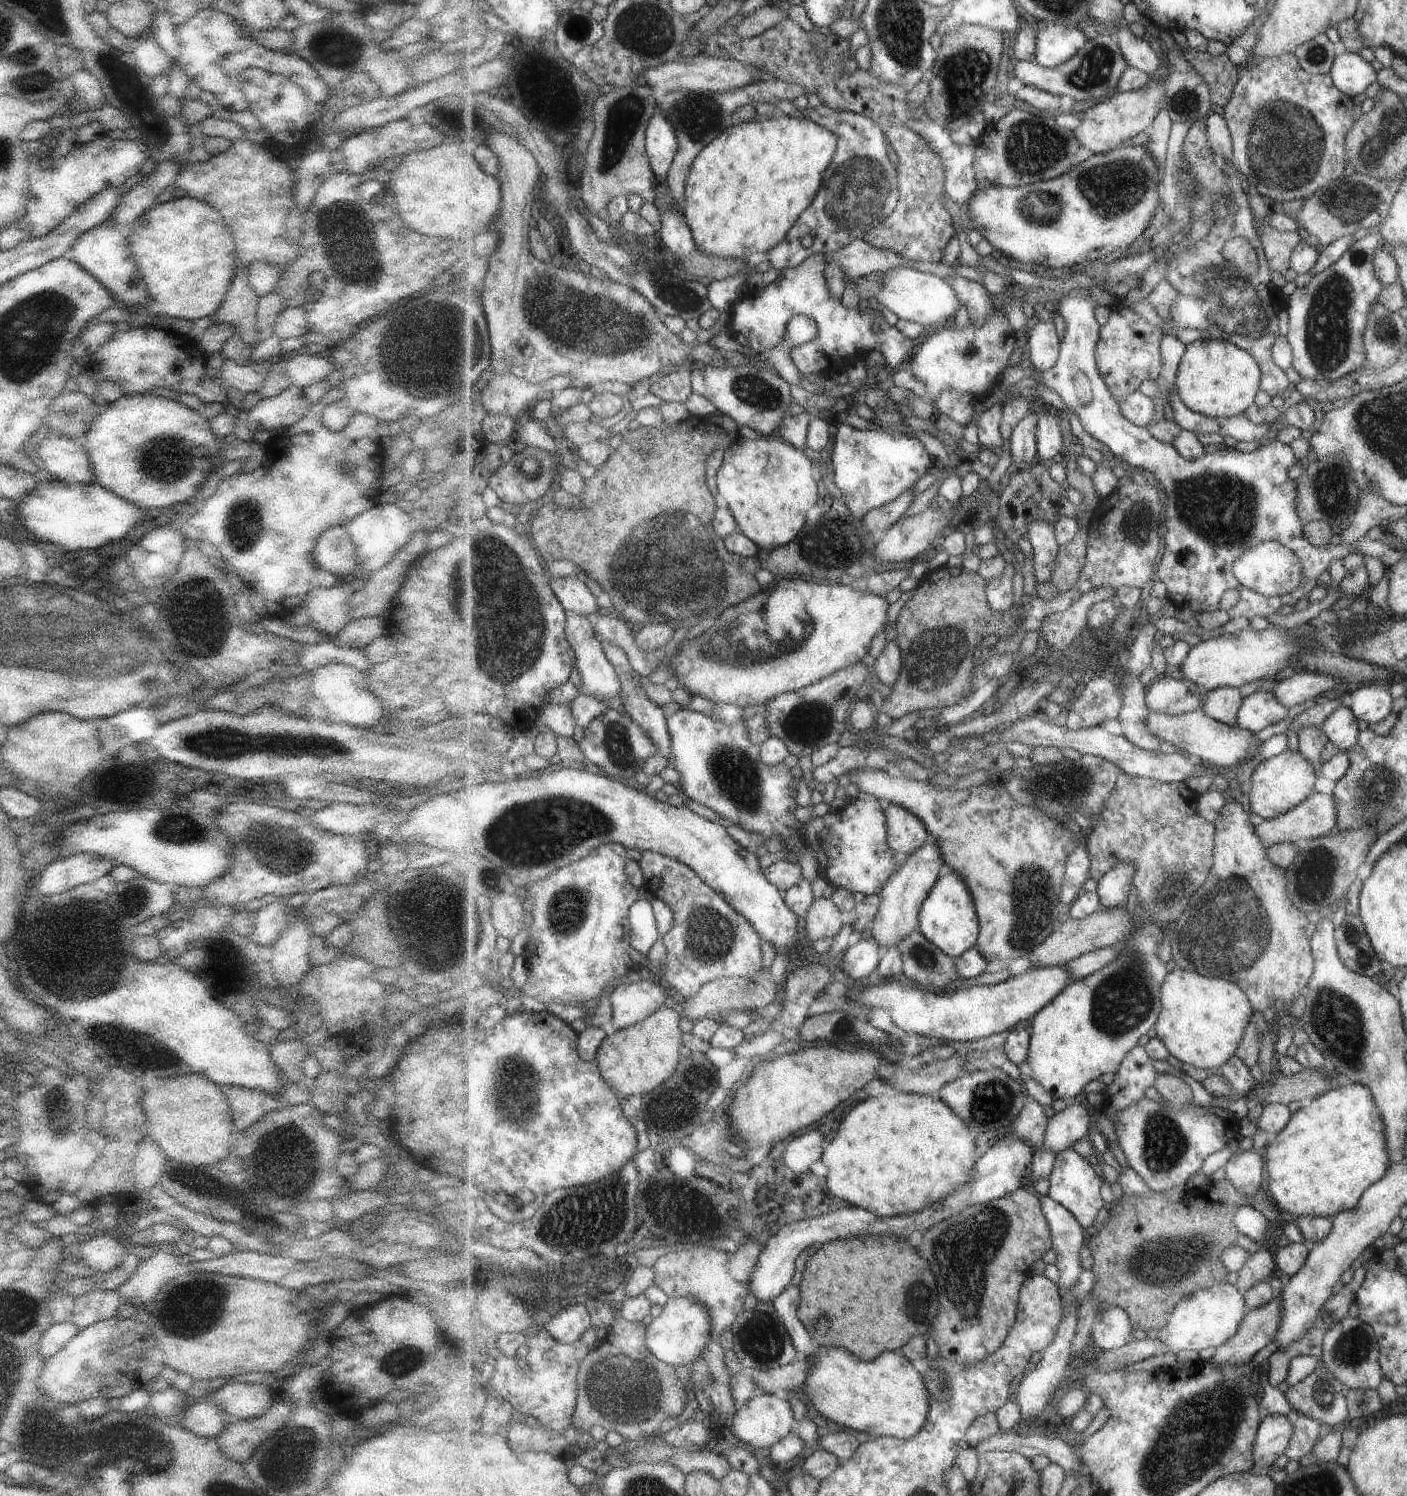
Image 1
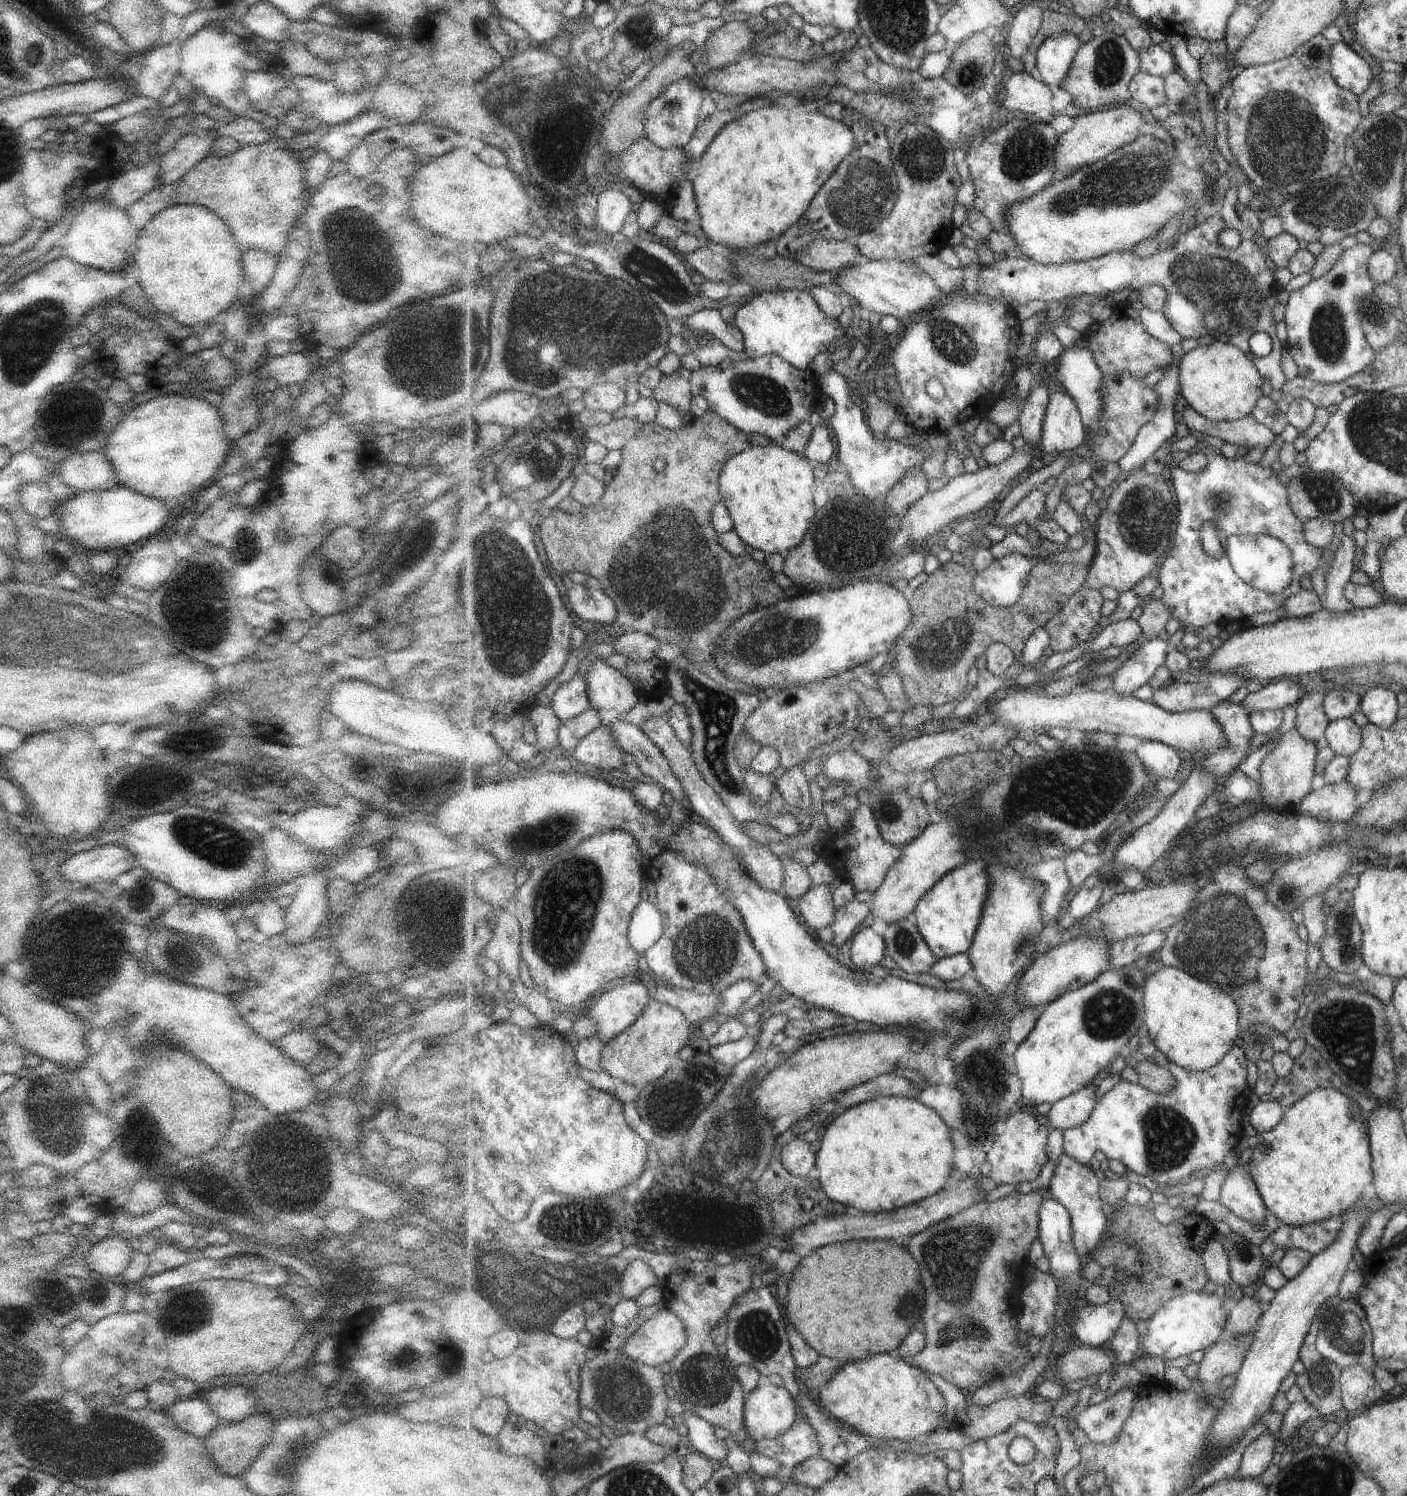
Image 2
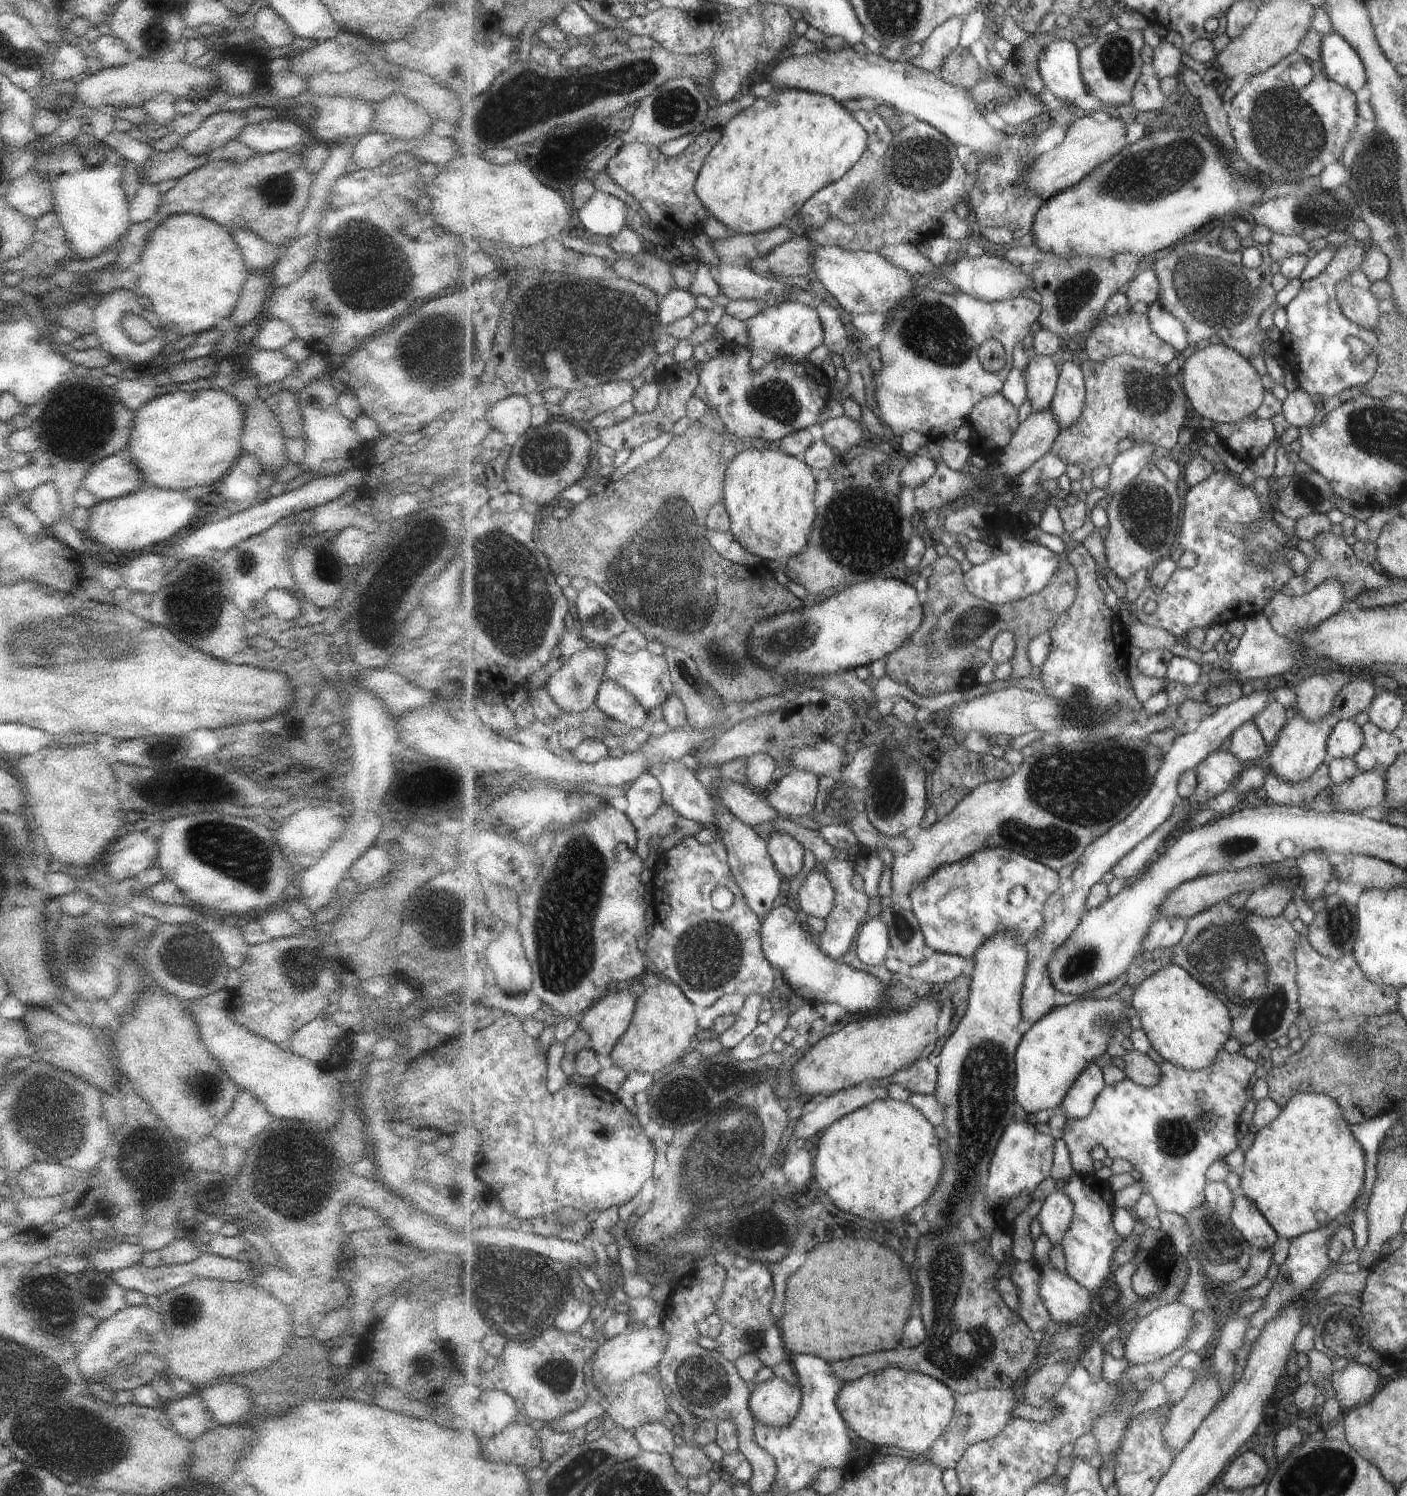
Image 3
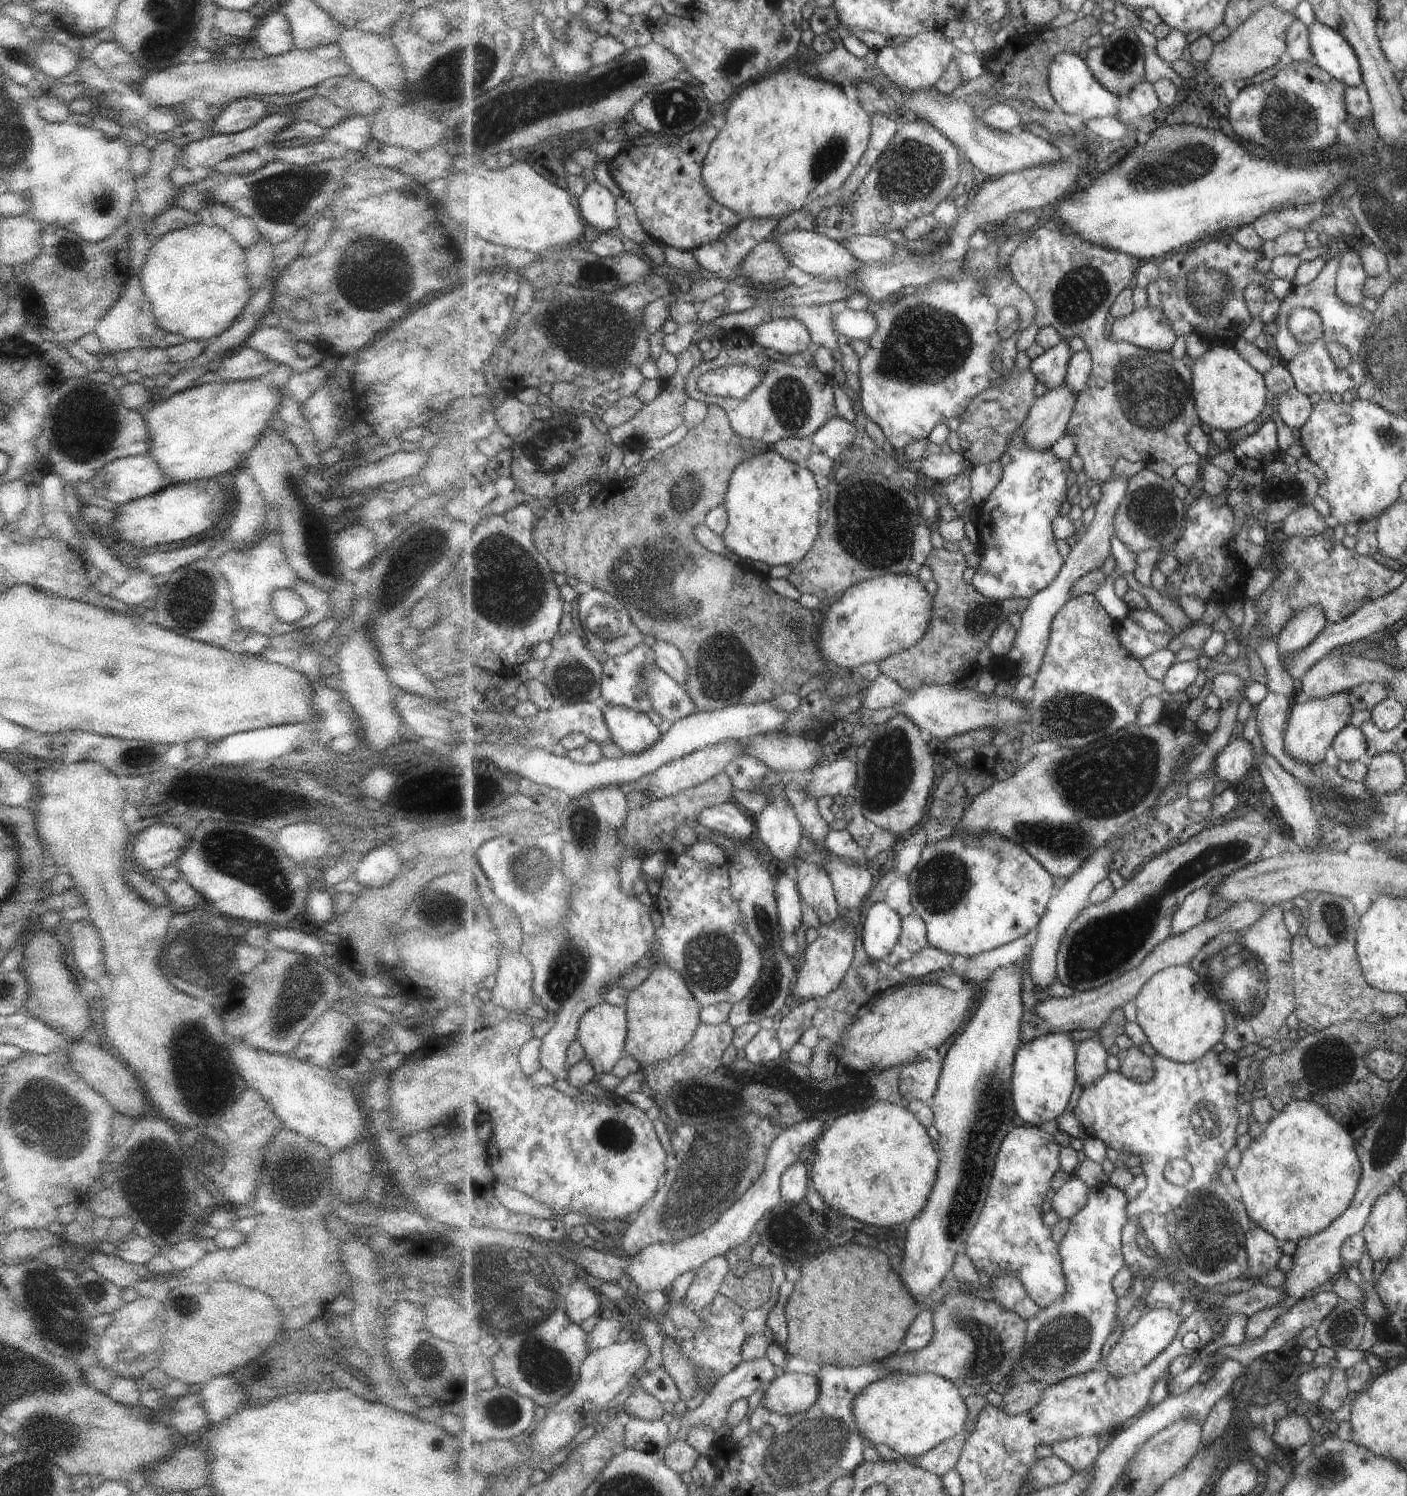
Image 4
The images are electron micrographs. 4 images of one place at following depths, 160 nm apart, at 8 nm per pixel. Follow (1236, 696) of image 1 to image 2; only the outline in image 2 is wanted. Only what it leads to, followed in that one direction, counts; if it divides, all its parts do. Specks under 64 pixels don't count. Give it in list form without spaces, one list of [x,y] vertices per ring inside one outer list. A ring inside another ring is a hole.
[[[1225,700],[1212,709],[1212,714],[1223,726],[1226,734],[1225,748],[1210,757],[1196,757],[1196,765],[1223,781],[1246,760],[1255,730],[1249,720],[1249,712],[1241,704]]]

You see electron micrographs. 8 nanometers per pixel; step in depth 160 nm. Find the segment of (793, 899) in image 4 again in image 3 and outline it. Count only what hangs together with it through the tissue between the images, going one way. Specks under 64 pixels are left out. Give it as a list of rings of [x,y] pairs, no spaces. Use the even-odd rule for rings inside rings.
[[[789,906],[773,908],[761,921],[761,938],[765,956],[782,973],[794,993],[804,1000],[836,1003],[848,1012],[868,1012],[886,1006],[885,984],[869,972],[855,970],[845,962],[823,954],[814,940],[814,933],[805,925],[802,915]]]

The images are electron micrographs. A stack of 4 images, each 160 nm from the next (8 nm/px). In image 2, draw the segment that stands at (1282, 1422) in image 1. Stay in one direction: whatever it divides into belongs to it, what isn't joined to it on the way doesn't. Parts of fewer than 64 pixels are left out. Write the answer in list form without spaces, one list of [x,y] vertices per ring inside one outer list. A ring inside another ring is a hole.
[[[1265,1431],[1248,1445],[1242,1454],[1239,1470],[1235,1473],[1237,1477],[1257,1479],[1273,1464],[1273,1458],[1281,1447],[1273,1435]]]

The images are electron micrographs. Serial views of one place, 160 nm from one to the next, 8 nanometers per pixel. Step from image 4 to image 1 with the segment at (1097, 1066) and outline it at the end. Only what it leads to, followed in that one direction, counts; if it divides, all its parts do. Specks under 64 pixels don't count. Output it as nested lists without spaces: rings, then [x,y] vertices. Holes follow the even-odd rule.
[[[1085,1101],[1079,1104],[1070,1102],[1067,1108],[1055,1112],[1049,1118],[1044,1148],[1055,1152],[1055,1155],[1061,1154],[1067,1148],[1072,1149],[1081,1138],[1089,1134],[1091,1116],[1092,1110],[1089,1110],[1089,1105]]]

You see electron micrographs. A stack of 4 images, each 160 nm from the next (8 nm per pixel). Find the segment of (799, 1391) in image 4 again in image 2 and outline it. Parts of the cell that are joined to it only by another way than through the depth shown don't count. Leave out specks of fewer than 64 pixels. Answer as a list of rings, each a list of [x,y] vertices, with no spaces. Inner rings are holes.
[[[773,1383],[761,1385],[745,1402],[745,1428],[749,1430],[753,1442],[763,1438],[777,1439],[785,1434],[797,1421],[796,1399],[788,1386],[776,1386]]]

